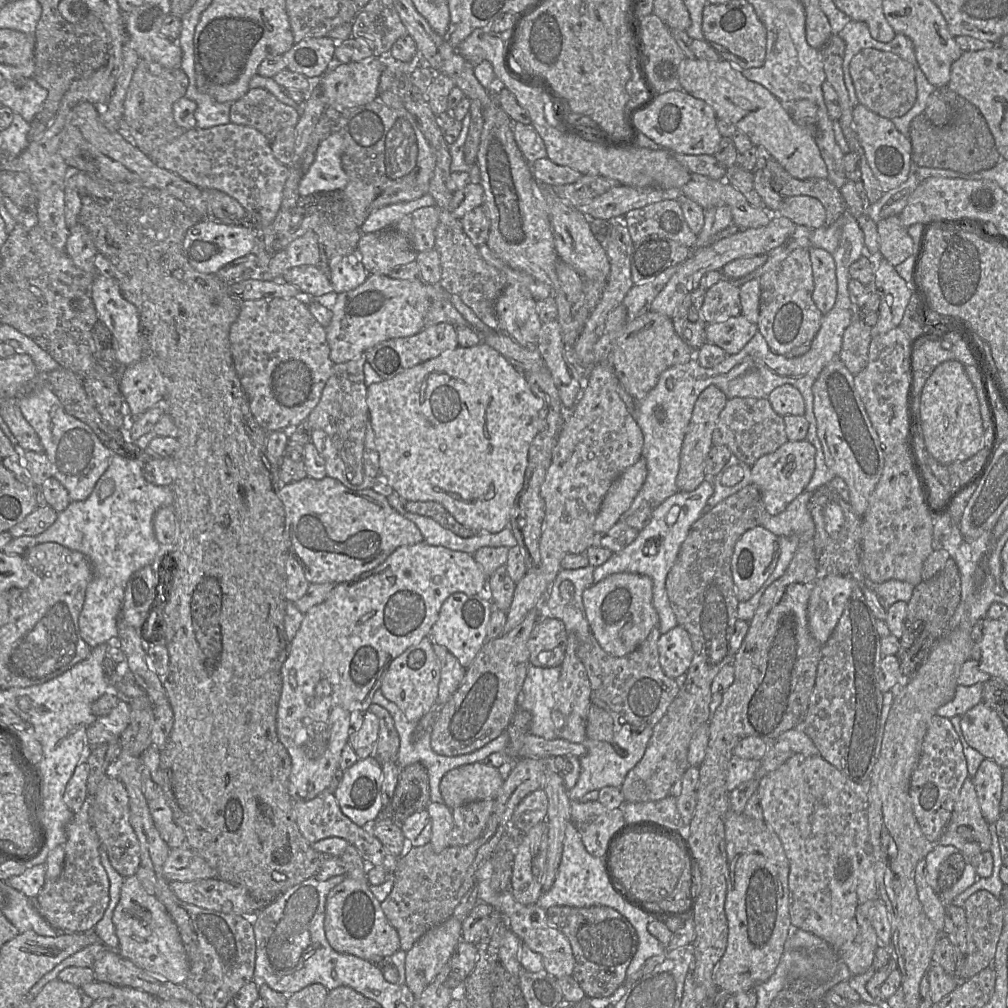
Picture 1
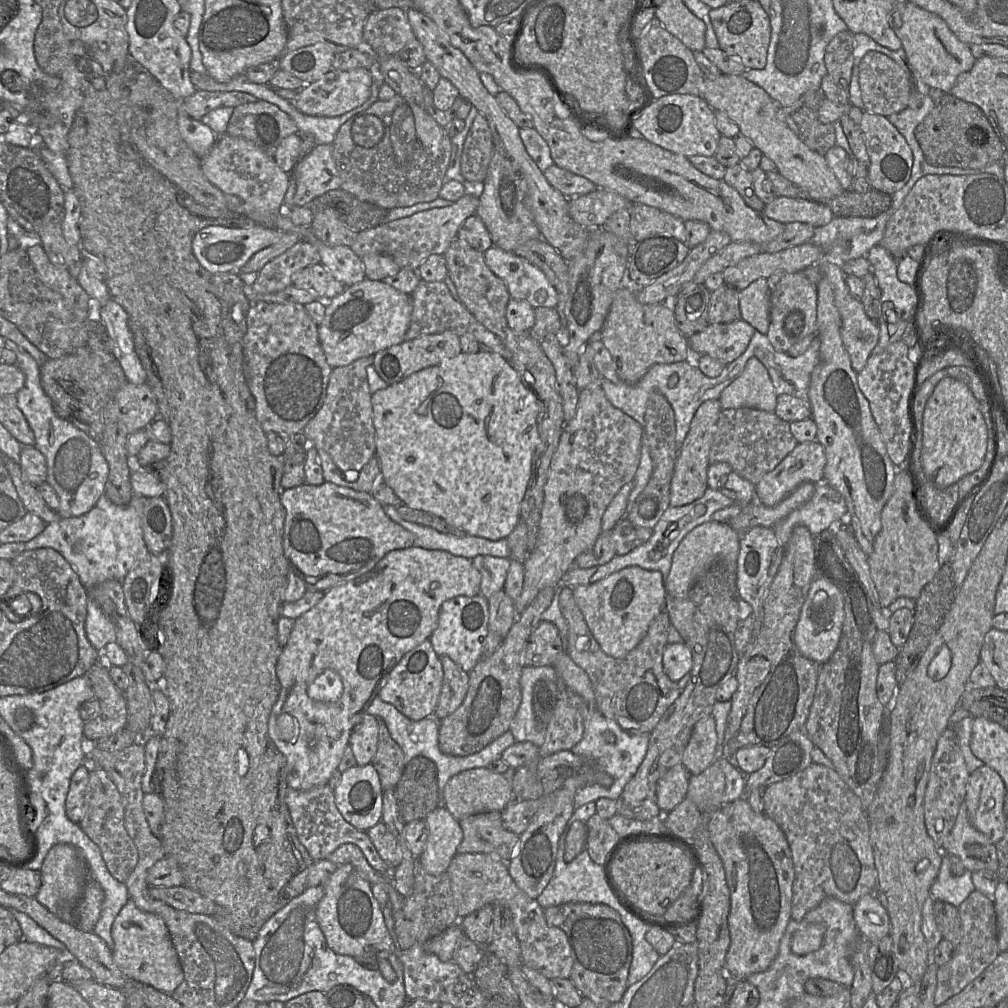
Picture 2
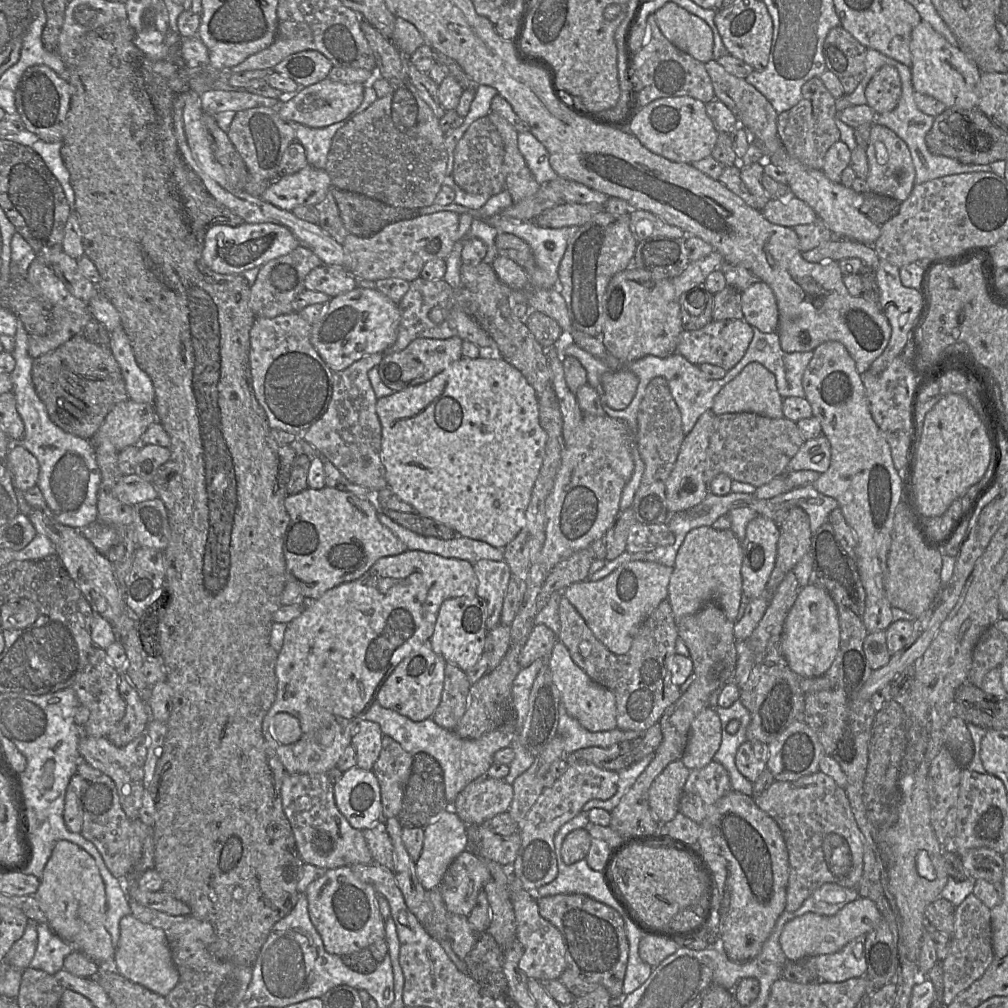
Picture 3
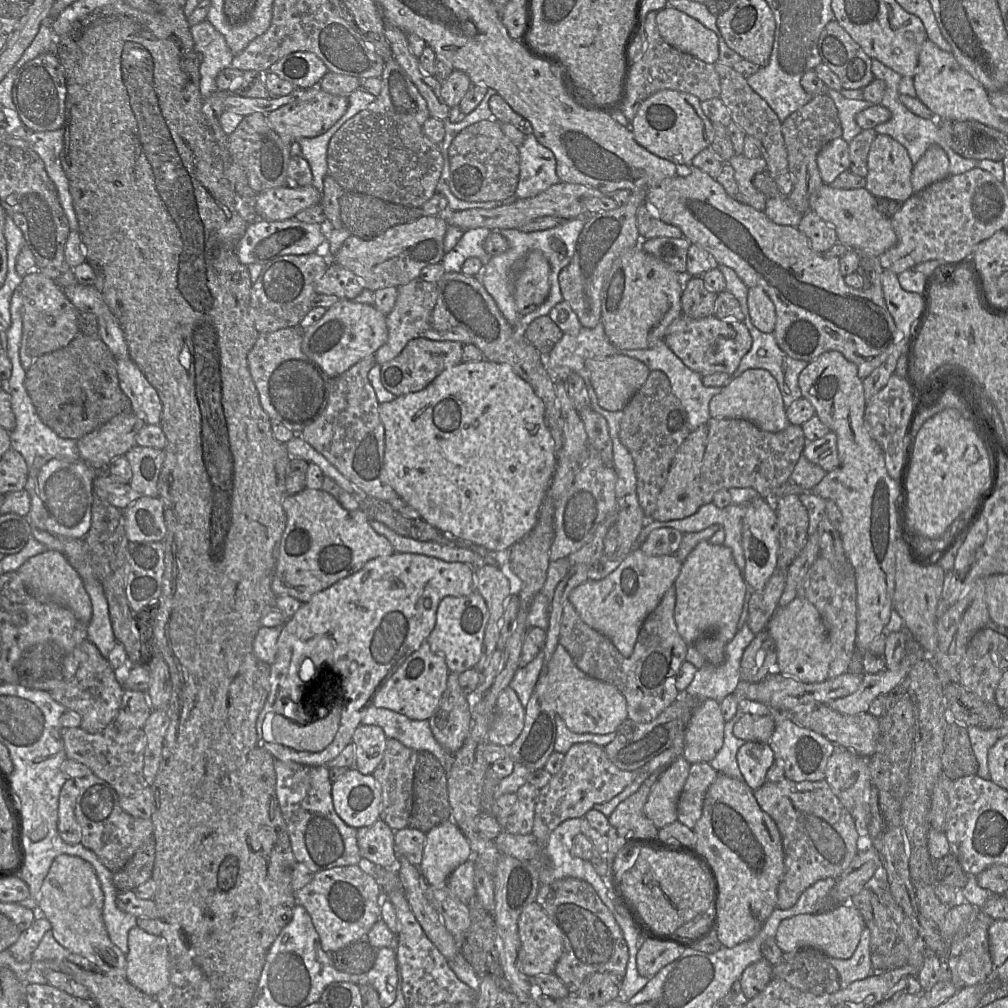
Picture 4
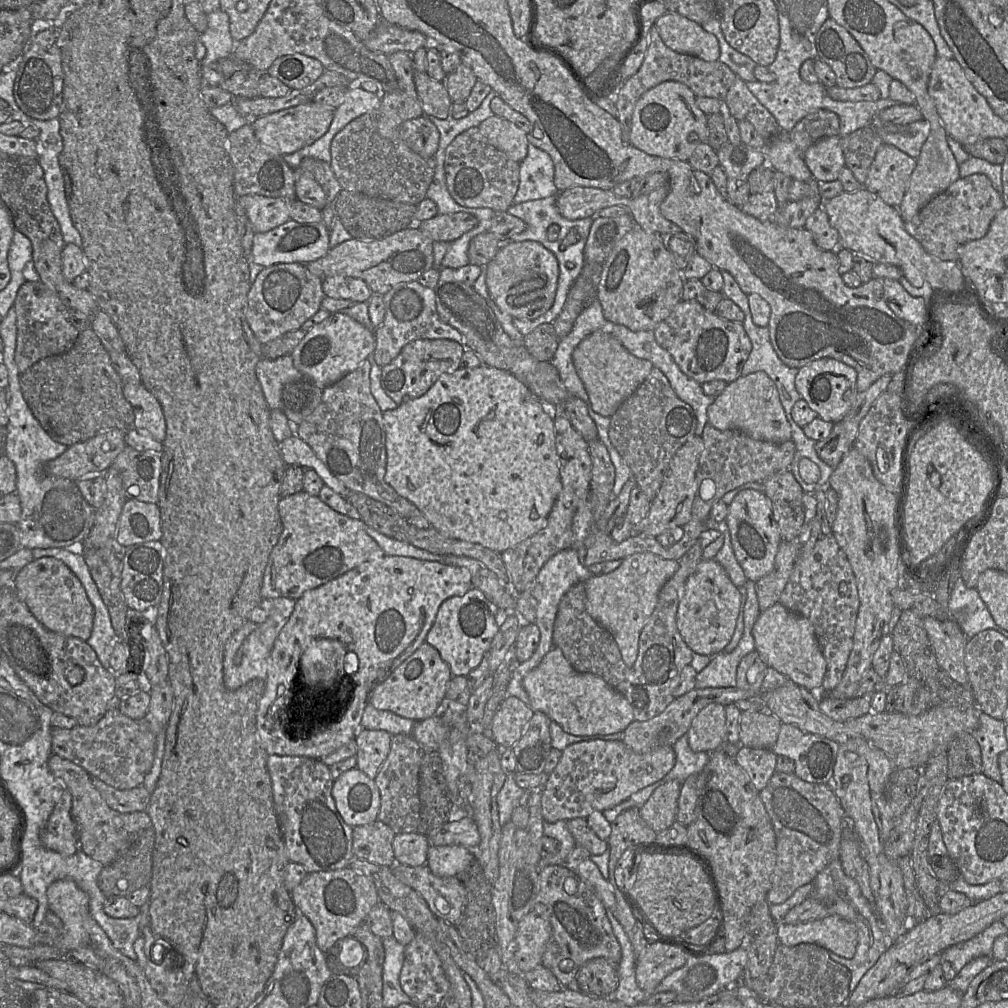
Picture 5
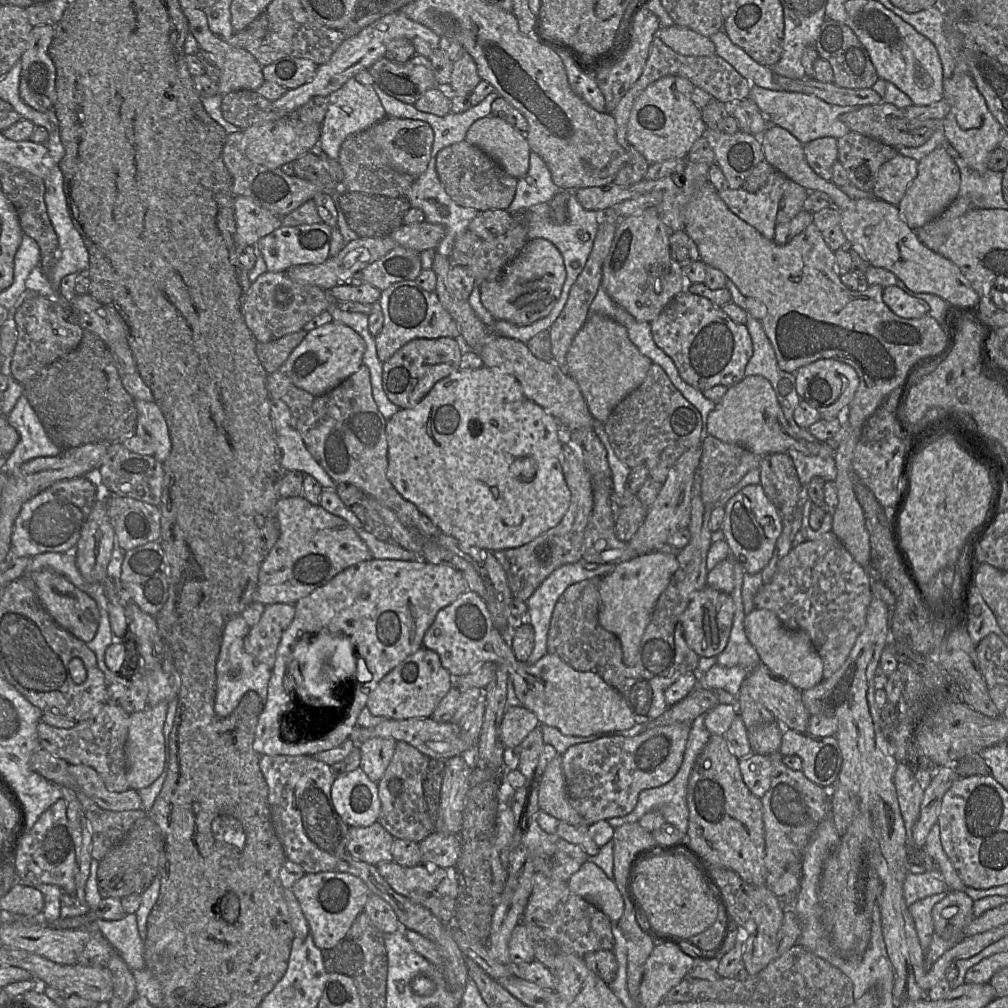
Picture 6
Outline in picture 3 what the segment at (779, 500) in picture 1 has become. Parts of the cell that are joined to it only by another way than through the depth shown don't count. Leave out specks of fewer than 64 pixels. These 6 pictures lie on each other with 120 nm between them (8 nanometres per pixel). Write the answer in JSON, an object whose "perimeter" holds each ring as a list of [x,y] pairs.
{"perimeter":[[[826,436],[806,440],[790,460],[786,472],[812,470],[824,473],[830,466],[831,447]]]}

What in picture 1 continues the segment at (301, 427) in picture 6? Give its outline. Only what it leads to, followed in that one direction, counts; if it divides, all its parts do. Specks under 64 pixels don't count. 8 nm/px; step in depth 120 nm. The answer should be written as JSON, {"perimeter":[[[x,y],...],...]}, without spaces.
{"perimeter":[[[358,355],[347,362],[334,364],[321,398],[307,418],[312,430],[322,430],[331,438],[344,462],[345,478],[352,473],[353,477],[348,481],[354,485],[360,484],[364,478],[363,450],[368,426],[367,386],[363,372],[365,363],[365,355]]]}

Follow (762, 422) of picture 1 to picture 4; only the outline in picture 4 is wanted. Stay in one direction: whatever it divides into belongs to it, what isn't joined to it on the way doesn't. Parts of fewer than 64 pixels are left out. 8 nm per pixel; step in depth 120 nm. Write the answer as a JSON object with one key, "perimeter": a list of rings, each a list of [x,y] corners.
{"perimeter":[[[711,417],[706,424],[708,426],[708,440],[700,473],[703,504],[711,503],[717,491],[732,487],[753,488],[765,500],[772,502],[777,500],[778,498],[774,497],[774,491],[790,480],[790,475],[807,443],[801,426],[789,424],[784,430],[774,433],[764,431],[745,419]]]}

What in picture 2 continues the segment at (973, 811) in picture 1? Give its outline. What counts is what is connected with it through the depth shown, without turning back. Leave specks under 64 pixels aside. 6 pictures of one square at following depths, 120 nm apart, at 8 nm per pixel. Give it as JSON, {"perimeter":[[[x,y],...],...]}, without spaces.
{"perimeter":[[[965,802],[960,805],[951,832],[942,845],[938,846],[943,854],[957,856],[971,872],[980,870],[998,872],[996,846],[988,836],[972,825]]]}

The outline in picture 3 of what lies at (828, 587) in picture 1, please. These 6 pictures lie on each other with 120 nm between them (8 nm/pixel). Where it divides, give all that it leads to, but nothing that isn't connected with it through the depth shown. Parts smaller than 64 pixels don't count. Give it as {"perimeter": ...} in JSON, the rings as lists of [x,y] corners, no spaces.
{"perimeter":[[[810,582],[799,592],[790,609],[780,637],[781,651],[789,667],[801,678],[823,676],[832,665],[840,646],[837,605],[829,592]]]}

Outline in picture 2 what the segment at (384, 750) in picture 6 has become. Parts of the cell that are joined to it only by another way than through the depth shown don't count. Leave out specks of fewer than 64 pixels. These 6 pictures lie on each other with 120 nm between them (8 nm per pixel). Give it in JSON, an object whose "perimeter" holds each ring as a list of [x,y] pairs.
{"perimeter":[[[365,714],[360,725],[351,733],[349,745],[357,765],[371,764],[378,749],[379,728],[375,716]]]}

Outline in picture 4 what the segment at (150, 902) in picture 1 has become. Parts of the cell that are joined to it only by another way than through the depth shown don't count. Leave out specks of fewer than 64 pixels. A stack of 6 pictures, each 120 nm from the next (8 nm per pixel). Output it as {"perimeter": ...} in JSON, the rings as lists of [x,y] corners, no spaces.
{"perimeter":[[[139,927],[128,933],[126,980],[148,996],[155,997],[170,981],[166,940]]]}

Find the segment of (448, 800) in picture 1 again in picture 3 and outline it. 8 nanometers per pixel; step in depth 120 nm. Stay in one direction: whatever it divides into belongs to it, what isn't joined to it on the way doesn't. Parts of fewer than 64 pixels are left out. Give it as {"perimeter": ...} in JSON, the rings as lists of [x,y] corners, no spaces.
{"perimeter":[[[484,776],[470,782],[457,795],[451,809],[466,825],[484,824],[509,810],[513,793],[513,786],[505,780]]]}

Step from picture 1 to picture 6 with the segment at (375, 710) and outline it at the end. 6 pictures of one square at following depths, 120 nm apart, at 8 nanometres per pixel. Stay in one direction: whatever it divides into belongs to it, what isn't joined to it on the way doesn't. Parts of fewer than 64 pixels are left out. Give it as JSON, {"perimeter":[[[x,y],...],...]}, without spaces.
{"perimeter":[[[397,741],[393,758],[378,784],[381,801],[378,822],[394,837],[423,841],[435,831],[424,797],[423,781],[430,758],[412,745]]]}

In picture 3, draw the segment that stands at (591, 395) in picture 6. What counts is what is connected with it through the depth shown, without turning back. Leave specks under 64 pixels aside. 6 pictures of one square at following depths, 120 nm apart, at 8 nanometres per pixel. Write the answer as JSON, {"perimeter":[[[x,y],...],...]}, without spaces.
{"perimeter":[[[621,369],[603,374],[601,383],[606,404],[614,410],[623,410],[633,400],[639,379],[633,372]]]}

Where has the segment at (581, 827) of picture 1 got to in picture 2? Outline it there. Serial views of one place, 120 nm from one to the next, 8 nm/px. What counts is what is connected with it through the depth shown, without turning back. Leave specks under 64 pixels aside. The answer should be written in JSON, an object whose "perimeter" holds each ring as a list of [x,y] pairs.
{"perimeter":[[[597,813],[588,819],[586,827],[588,854],[594,863],[602,866],[619,836],[609,821],[601,818]]]}

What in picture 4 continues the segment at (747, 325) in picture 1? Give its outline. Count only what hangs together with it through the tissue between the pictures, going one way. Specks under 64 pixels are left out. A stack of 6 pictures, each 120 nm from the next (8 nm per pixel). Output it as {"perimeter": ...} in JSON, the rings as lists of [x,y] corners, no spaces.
{"perimeter":[[[680,315],[667,328],[663,340],[688,368],[702,377],[717,372],[731,376],[752,345],[751,334],[743,321],[722,320],[715,315],[701,319]]]}

